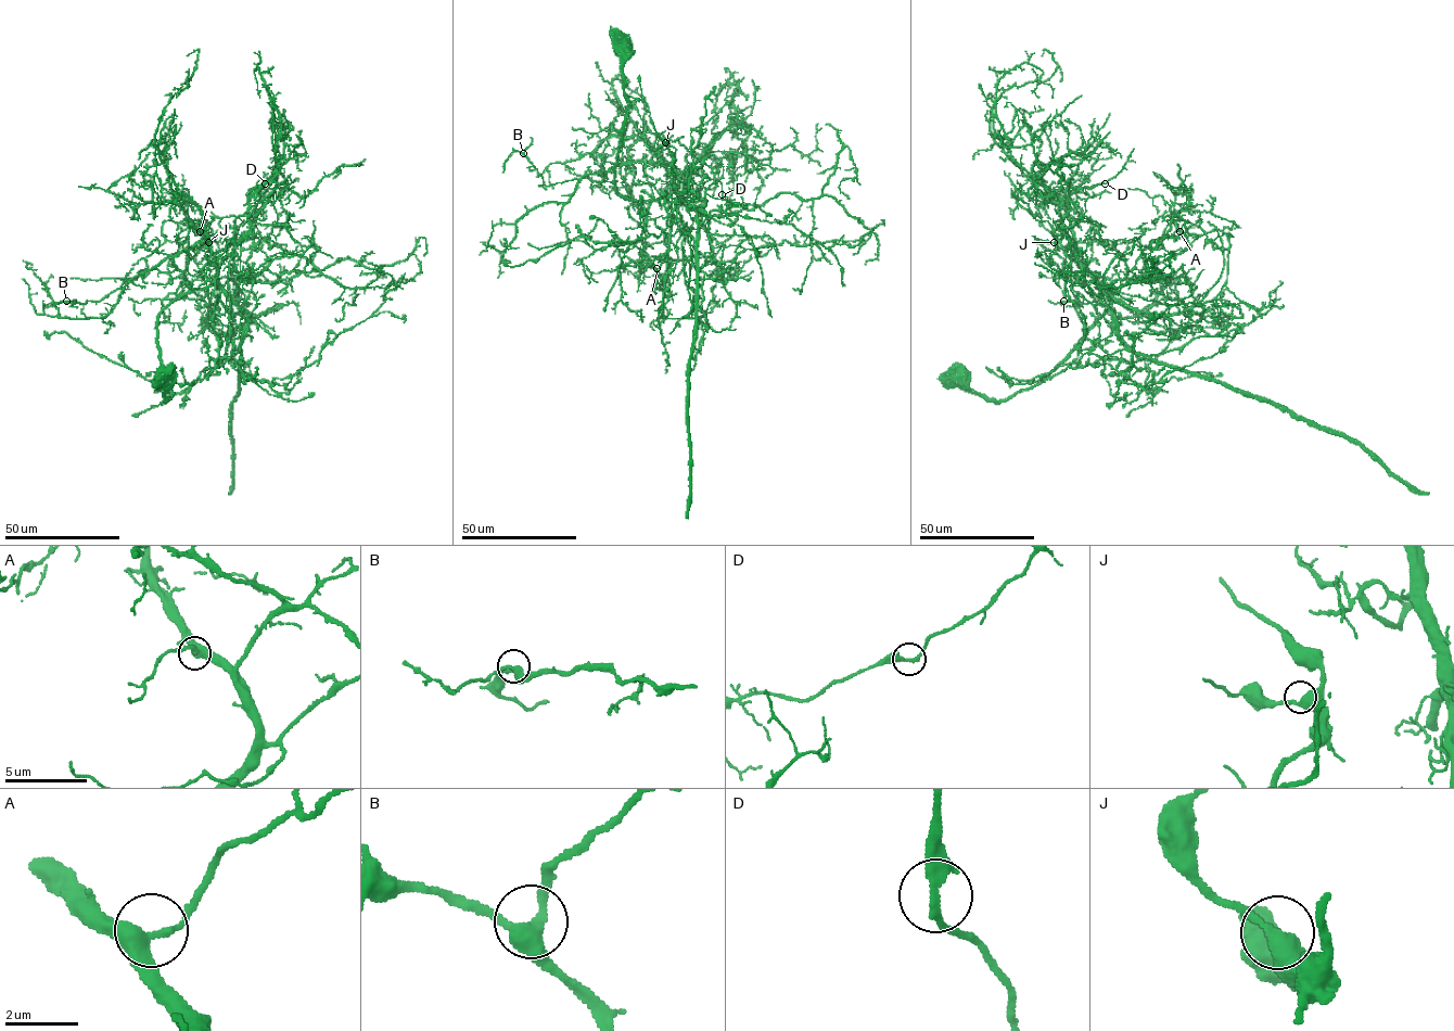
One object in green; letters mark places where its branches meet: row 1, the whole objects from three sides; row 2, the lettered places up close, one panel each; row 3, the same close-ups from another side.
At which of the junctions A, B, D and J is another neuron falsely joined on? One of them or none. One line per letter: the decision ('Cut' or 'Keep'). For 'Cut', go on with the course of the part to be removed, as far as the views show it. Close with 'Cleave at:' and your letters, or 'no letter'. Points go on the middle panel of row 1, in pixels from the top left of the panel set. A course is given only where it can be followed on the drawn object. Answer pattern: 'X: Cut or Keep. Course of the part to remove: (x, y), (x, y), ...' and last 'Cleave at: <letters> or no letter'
A: Keep
B: Keep
D: Keep
J: Keep
Cleave at: no letter

